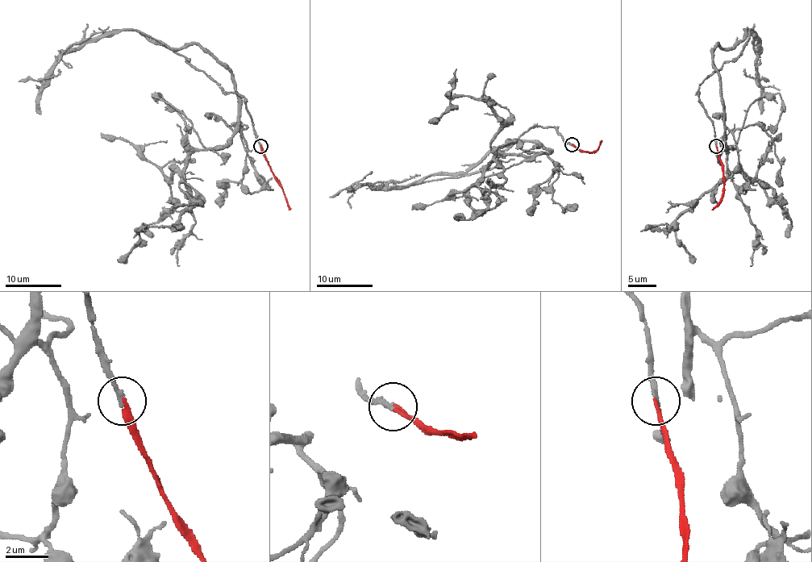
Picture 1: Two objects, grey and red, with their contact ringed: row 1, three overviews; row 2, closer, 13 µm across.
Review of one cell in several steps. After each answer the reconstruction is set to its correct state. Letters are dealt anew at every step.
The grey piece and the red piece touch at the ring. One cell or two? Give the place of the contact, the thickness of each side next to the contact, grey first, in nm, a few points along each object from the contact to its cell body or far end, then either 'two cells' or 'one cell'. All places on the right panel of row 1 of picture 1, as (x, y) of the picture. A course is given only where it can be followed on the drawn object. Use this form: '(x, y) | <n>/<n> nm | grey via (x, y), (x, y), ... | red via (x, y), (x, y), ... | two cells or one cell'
(716, 146) | 200/190 nm | grey via (716, 147), (698, 88), (743, 52), (743, 42), (714, 49), (723, 99), (726, 172), (668, 226), (693, 260) | red via (716, 147), (723, 170), (723, 191), (719, 202), (712, 209) | one cell

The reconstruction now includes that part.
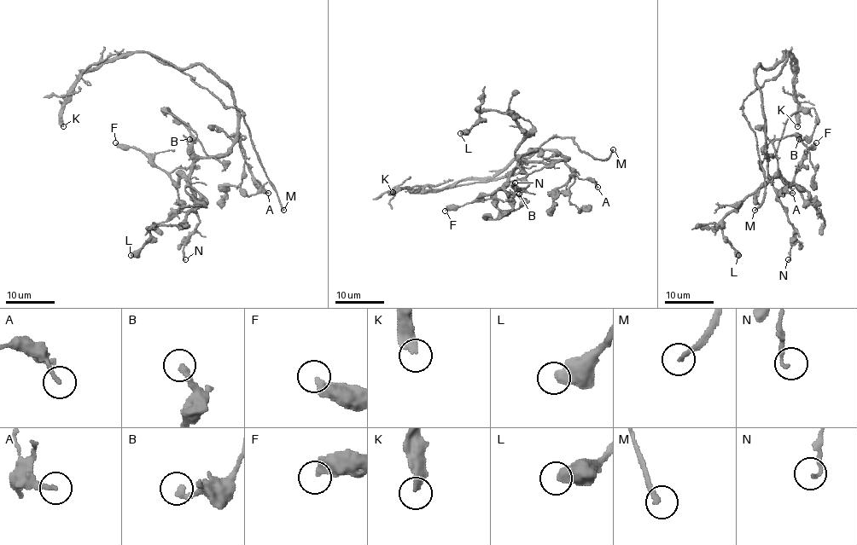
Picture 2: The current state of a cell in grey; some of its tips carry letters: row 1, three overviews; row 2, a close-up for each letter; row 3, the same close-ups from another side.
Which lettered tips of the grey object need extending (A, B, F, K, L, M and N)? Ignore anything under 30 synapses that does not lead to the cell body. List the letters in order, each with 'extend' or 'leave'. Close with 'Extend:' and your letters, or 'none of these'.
A: leave
B: leave
F: leave
K: extend
L: leave
M: extend
N: leave
Extend: K, M

